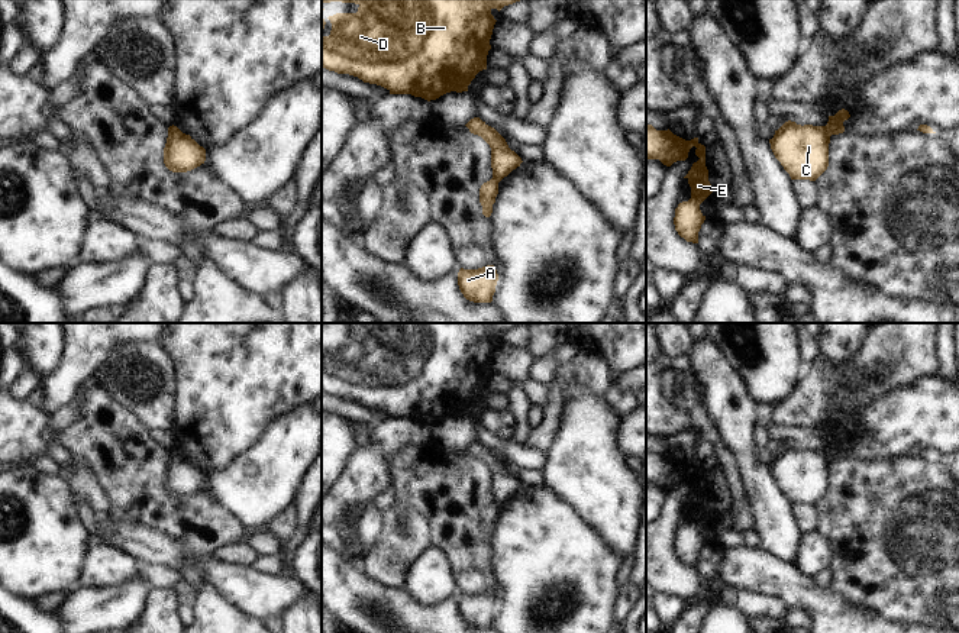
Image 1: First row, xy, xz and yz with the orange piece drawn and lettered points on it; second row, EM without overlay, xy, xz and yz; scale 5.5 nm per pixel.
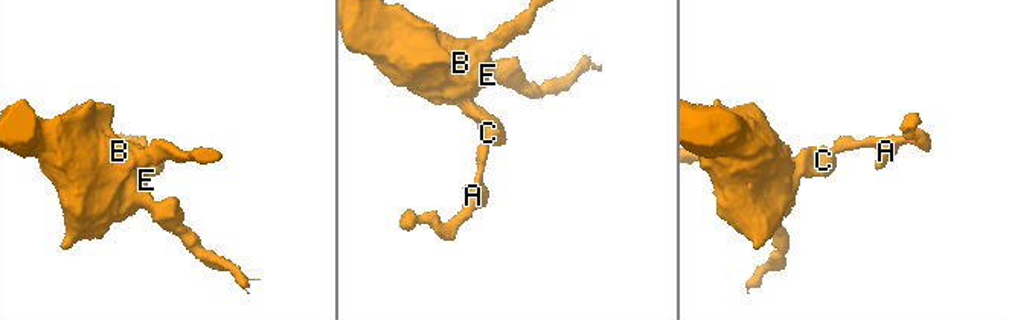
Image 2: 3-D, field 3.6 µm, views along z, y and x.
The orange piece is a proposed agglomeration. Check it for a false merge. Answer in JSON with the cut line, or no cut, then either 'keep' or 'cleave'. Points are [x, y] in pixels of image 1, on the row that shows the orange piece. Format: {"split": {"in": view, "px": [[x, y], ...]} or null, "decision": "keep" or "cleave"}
{"split": {"in": "yz", "px": [[825, 126], [829, 136]]}, "decision": "cleave"}

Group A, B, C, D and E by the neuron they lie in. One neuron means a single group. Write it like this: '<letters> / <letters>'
A / B C D E

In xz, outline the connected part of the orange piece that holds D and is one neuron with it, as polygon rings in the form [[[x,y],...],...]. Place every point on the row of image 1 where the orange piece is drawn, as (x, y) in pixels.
[[[322,0],[322,13],[323,4],[330,1],[355,3],[359,7],[356,13],[327,17],[332,30],[329,36],[322,35],[322,67],[381,85],[390,94],[411,94],[430,101],[451,91],[468,91],[475,75],[487,70],[490,39],[497,22],[491,10],[500,12],[520,0]]]

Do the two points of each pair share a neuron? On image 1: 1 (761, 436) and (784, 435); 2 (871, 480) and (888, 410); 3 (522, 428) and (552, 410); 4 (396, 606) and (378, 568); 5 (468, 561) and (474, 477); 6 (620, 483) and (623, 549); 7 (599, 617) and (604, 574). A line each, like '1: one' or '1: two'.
1: two
2: two
3: two
4: two
5: one
6: one
7: one

